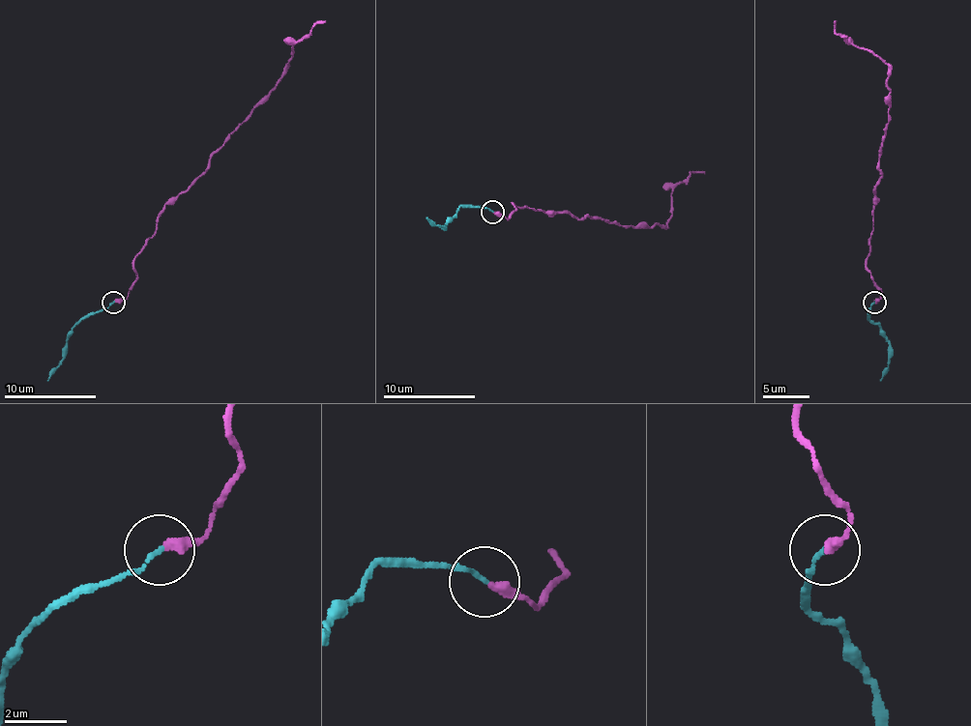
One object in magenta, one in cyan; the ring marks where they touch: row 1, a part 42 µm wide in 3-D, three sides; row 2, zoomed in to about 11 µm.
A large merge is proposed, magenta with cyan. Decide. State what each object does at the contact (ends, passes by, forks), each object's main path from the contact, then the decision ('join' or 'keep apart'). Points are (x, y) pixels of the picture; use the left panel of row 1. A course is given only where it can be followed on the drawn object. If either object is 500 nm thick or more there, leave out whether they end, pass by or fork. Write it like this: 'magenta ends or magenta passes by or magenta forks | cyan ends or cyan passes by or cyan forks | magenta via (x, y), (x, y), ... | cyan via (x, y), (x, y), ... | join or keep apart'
magenta ends | cyan ends | magenta via (115, 302), (135, 280), (133, 258), (157, 230), (157, 217), (202, 175), (277, 85), (292, 45), (325, 20) | cyan via (112, 302), (105, 308), (82, 318), (64, 345), (62, 363), (47, 380) | join

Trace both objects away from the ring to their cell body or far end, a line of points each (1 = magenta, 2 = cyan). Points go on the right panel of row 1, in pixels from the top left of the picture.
1: (873, 302), (880, 288), (867, 258), (890, 105), (888, 67), (835, 32), (837, 20)
2: (873, 302), (868, 308), (868, 318), (890, 345), (890, 363), (880, 380)

